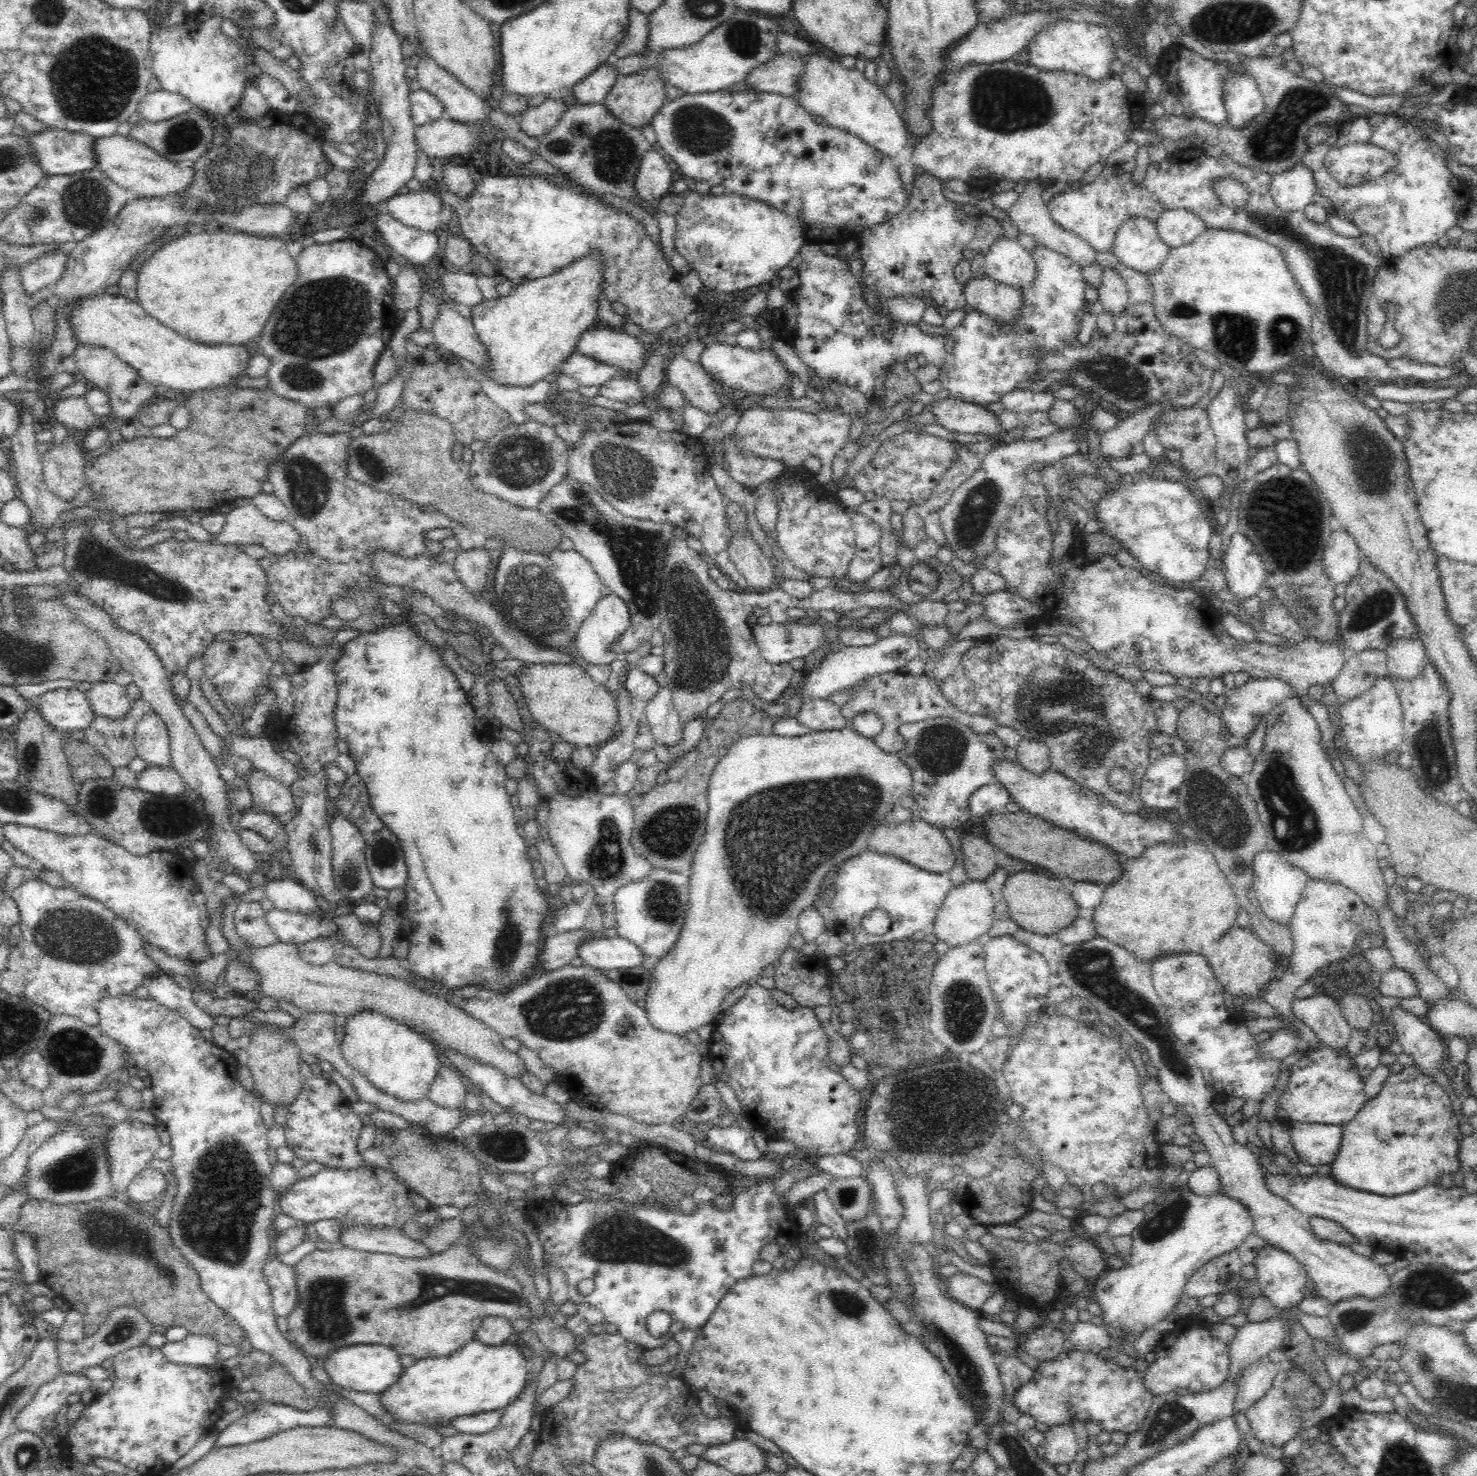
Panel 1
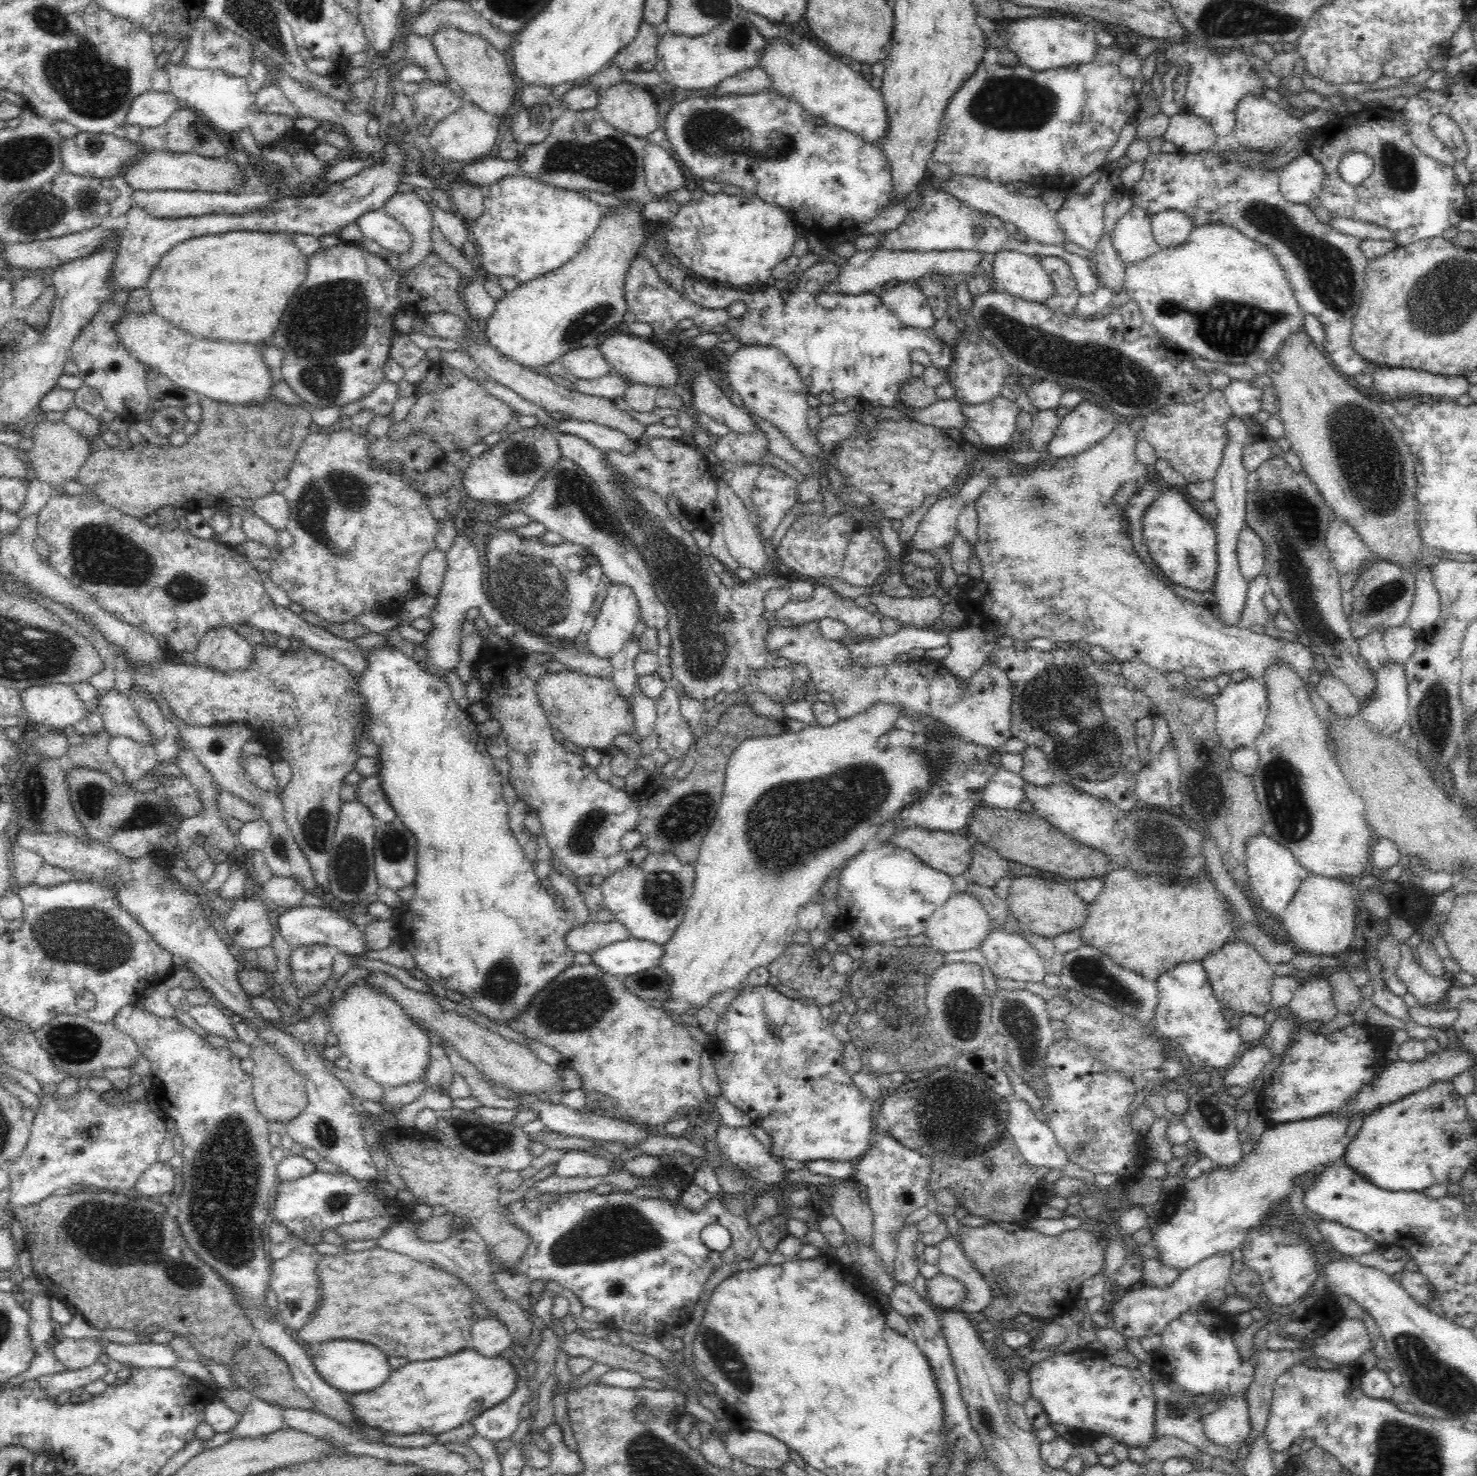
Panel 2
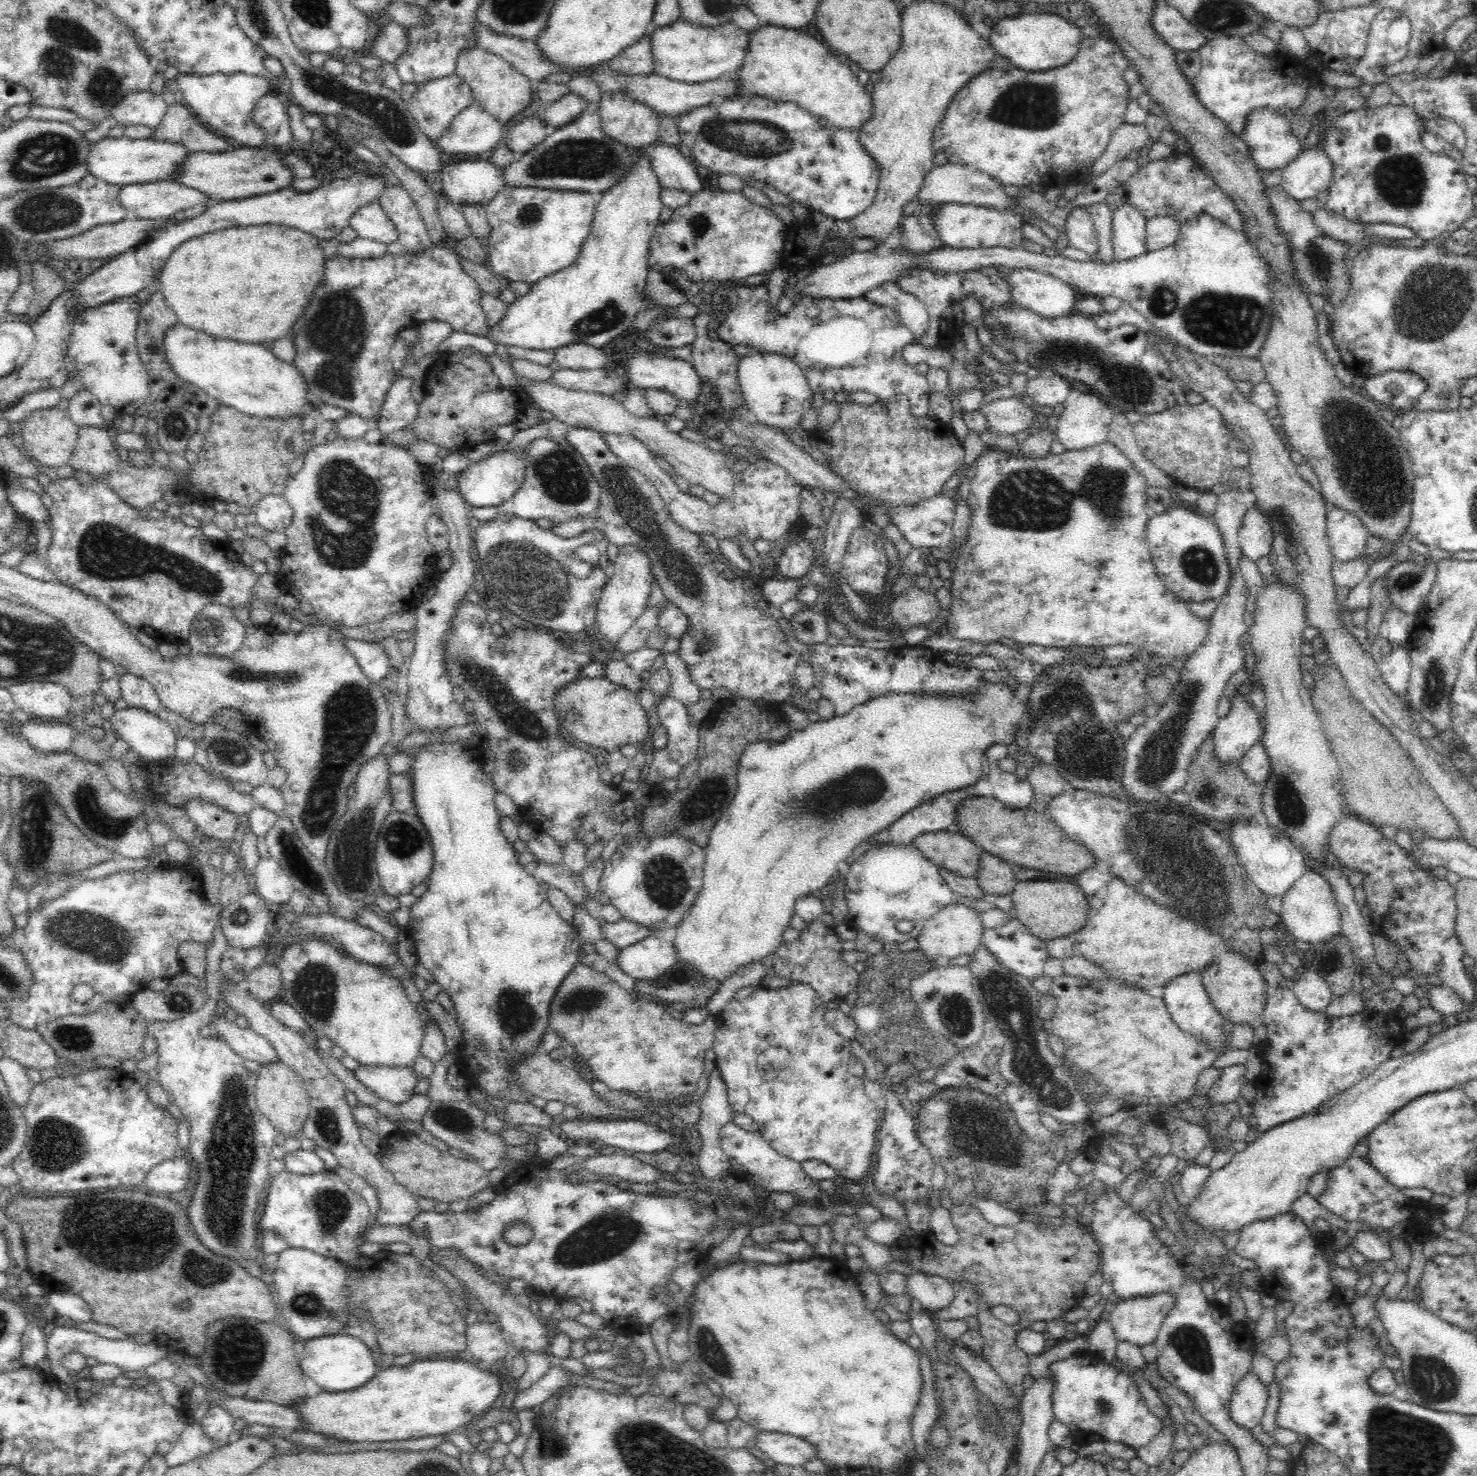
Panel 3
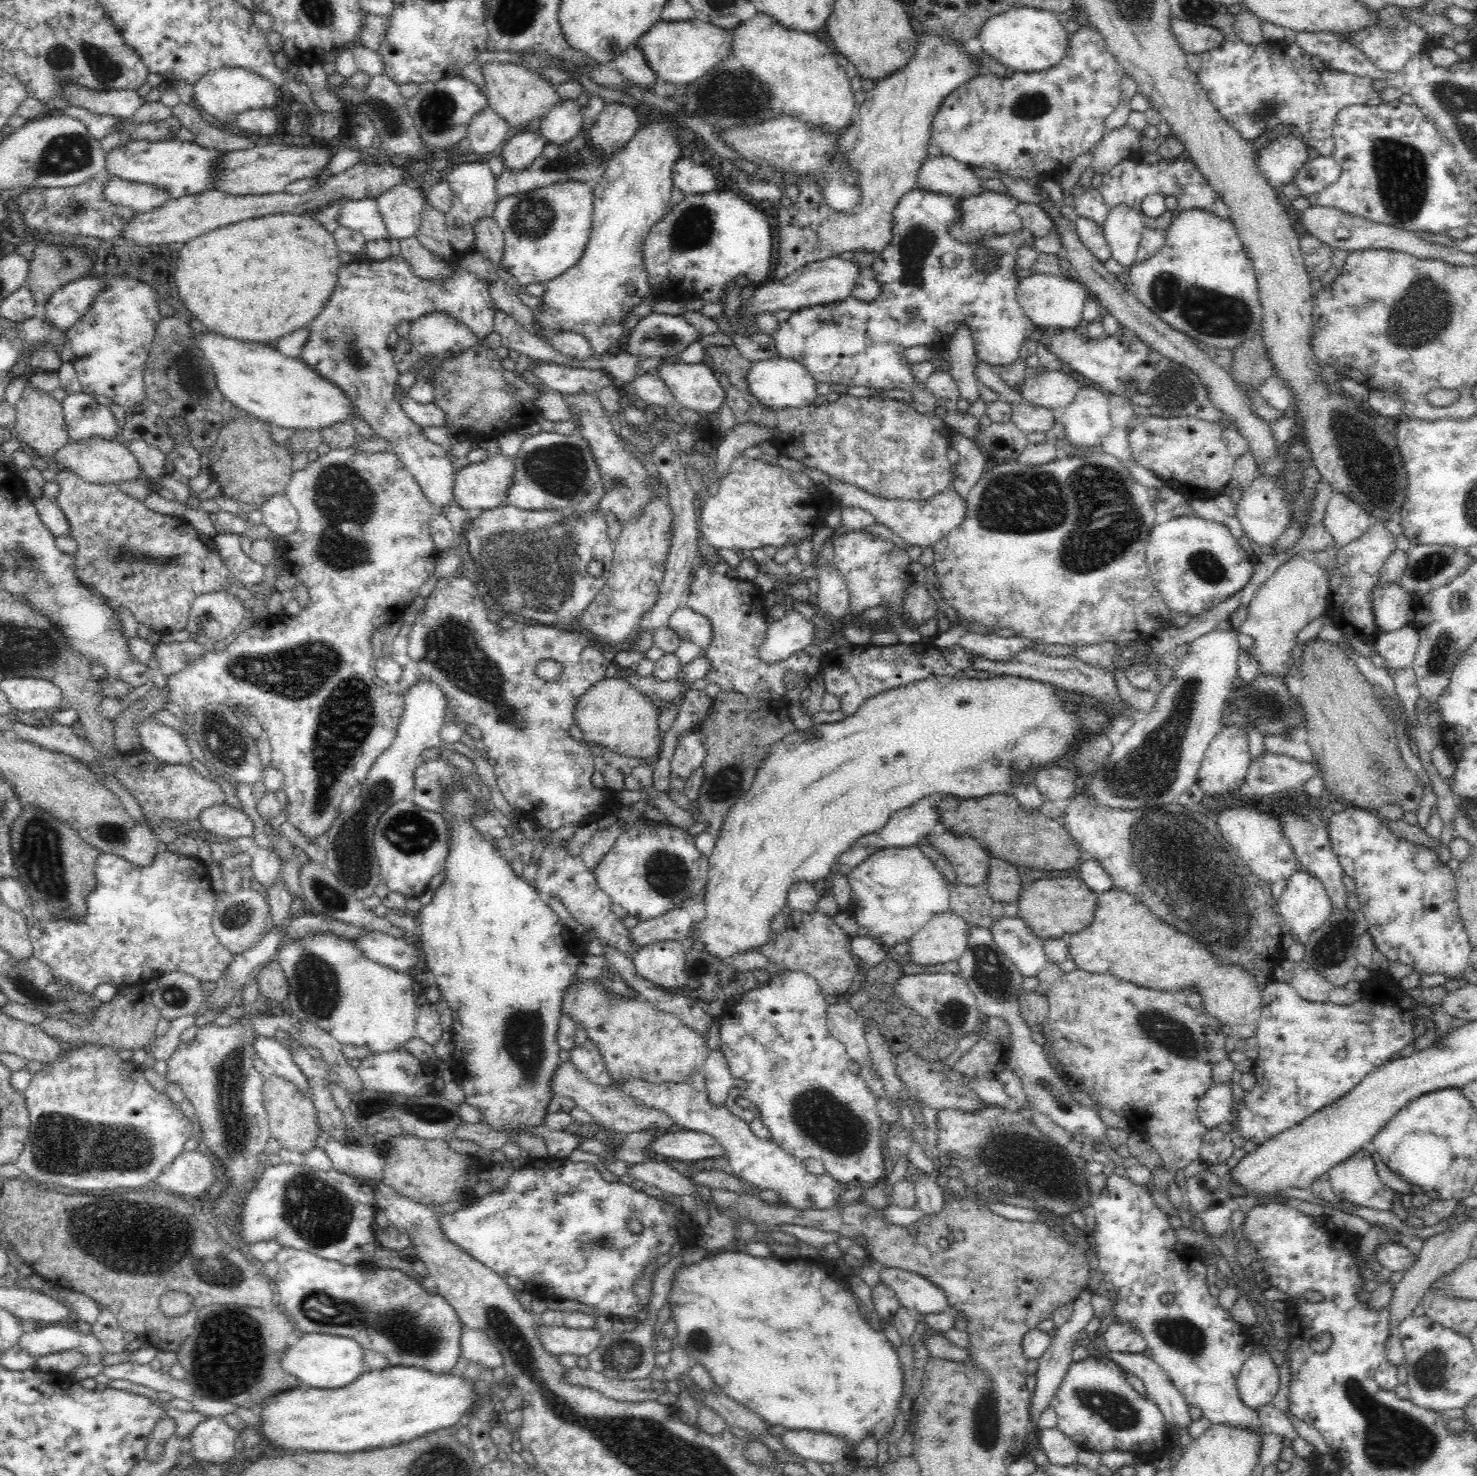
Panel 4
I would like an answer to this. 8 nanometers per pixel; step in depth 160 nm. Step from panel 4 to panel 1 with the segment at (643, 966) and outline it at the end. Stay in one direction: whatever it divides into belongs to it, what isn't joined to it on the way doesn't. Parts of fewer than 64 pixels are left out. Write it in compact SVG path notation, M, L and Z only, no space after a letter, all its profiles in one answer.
M618 936L588 938L576 948L576 956L602 972L640 965L645 958L636 945Z

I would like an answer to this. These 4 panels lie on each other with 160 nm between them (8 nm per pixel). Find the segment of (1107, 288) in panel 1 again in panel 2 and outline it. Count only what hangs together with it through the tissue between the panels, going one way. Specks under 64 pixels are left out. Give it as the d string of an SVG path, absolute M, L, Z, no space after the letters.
M1104 234L1094 250L1094 261L1097 263L1098 278L1101 286L1104 286L1116 294L1124 290L1125 264L1120 259L1118 251L1113 248L1111 238Z

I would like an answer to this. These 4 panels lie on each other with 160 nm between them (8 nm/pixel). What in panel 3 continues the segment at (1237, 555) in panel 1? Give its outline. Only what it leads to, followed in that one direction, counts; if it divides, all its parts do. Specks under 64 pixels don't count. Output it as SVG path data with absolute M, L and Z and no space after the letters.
M1252 504L1244 515L1238 529L1241 554L1254 561L1260 560L1270 552L1272 544L1272 529L1268 525L1268 519L1256 505Z

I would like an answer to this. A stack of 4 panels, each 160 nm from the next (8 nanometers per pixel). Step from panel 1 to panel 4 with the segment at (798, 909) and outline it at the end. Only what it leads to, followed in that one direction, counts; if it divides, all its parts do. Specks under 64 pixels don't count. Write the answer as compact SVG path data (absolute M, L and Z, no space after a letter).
M988 675L987 678L931 676L906 686L876 693L867 698L860 709L856 710L856 713L846 716L842 721L832 722L832 724L813 724L807 730L791 732L778 742L774 742L770 745L770 752L766 754L766 758L758 764L750 790L744 796L740 796L724 818L722 828L720 828L715 839L714 848L708 857L707 884L702 900L705 914L698 922L693 922L687 938L692 939L692 944L696 941L702 943L704 949L712 957L718 957L723 962L729 962L731 956L735 954L759 949L770 938L770 933L772 933L771 920L778 913L782 913L782 909L787 906L788 889L800 881L808 881L814 884L818 880L826 878L828 874L832 874L840 854L845 853L861 836L875 833L879 828L882 828L893 812L898 812L921 798L930 796L975 799L990 794L1005 794L1006 788L1010 785L1010 780L1015 774L1022 775L1036 768L1036 766L1042 768L1042 764L1048 764L1052 760L1068 756L1070 754L1068 747L1078 737L1084 738L1088 734L1098 734L1098 732L1104 732L1108 728L1106 720L1096 710L1088 710L1084 704L1060 701L1056 697L1054 687L1056 686L1014 675Z

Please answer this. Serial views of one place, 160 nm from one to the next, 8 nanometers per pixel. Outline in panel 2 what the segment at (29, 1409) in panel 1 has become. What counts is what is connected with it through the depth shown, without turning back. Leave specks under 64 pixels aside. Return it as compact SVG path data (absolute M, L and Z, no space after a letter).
M98 1360L94 1364L78 1370L65 1368L62 1372L56 1372L56 1374L39 1376L37 1381L40 1383L44 1397L54 1401L62 1393L85 1387L90 1382L102 1378L108 1370L109 1367Z

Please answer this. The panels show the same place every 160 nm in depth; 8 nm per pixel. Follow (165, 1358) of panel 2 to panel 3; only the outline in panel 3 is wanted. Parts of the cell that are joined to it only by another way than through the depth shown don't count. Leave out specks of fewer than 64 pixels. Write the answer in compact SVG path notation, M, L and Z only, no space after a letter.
M51 1325L48 1329L48 1340L47 1340L47 1358L50 1361L50 1375L54 1375L58 1387L62 1392L68 1393L71 1391L75 1378L67 1368L64 1368L61 1364L62 1358L69 1352L76 1351L81 1352L88 1358L96 1358L98 1362L104 1364L113 1364L124 1370L129 1374L142 1373L147 1367L158 1364L158 1362L164 1360L167 1356L168 1348L162 1346L156 1340L153 1340L149 1344L137 1344L131 1339L125 1340L108 1340L94 1334L94 1332L84 1331L75 1327Z

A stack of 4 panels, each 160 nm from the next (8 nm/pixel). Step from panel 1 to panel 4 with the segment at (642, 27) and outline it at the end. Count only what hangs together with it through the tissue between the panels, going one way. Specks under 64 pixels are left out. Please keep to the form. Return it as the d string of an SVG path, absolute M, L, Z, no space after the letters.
M637 44L629 46L622 54L612 58L610 64L624 75L627 82L635 82L639 86L652 86L657 80Z

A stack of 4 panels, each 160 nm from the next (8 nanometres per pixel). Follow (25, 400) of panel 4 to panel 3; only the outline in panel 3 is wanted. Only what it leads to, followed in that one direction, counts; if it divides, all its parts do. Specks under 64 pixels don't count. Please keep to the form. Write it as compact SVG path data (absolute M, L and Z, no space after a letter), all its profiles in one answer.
M58 407L34 411L21 422L21 427L23 438L21 449L31 463L40 462L42 466L54 470L69 464L77 445L77 430L79 426L76 426L70 420L67 411L58 409Z

